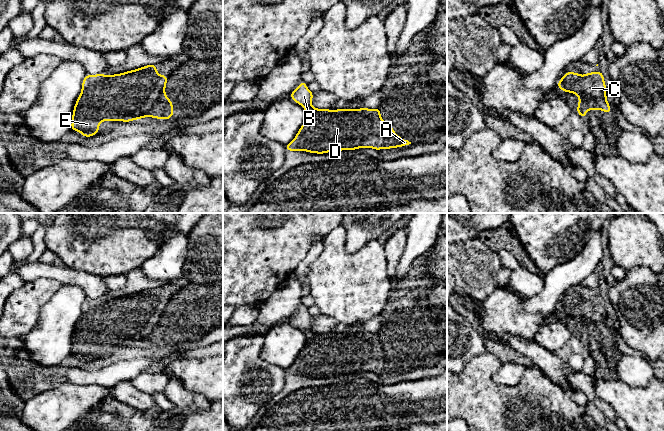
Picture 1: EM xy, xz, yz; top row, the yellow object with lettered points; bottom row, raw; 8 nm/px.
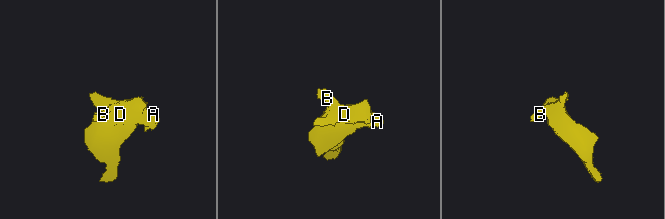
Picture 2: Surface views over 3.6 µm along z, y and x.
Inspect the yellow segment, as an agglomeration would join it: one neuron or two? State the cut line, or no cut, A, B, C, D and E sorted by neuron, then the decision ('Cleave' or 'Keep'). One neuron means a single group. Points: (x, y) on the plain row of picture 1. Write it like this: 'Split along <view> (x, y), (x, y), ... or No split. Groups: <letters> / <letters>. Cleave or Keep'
No split. Groups: A B C D E. Keep

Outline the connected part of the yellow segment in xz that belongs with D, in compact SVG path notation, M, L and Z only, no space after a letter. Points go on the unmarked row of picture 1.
M301 305L290 319L294 326L304 331L306 343L295 362L285 370L286 375L306 375L316 378L359 372L372 372L379 375L384 372L398 372L411 368L408 364L401 363L393 355L393 351L381 342L381 332L317 333L311 329L313 316L307 312L304 305Z

